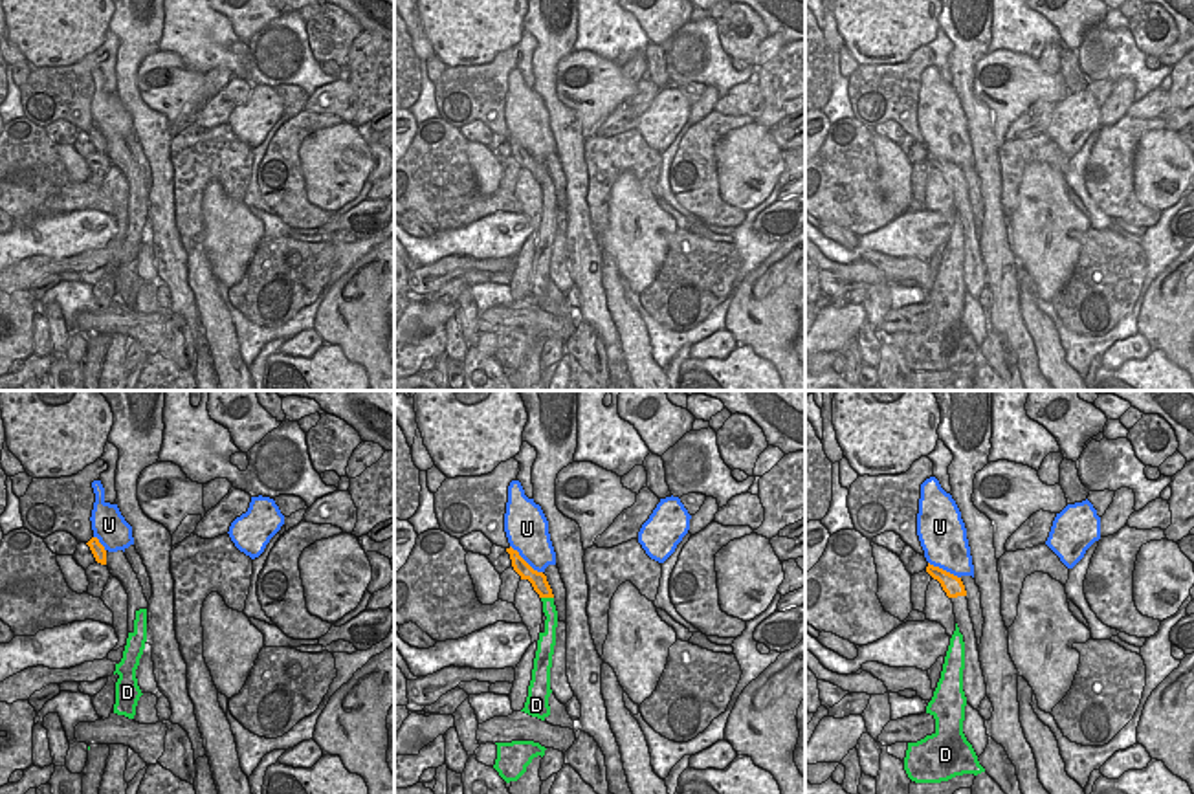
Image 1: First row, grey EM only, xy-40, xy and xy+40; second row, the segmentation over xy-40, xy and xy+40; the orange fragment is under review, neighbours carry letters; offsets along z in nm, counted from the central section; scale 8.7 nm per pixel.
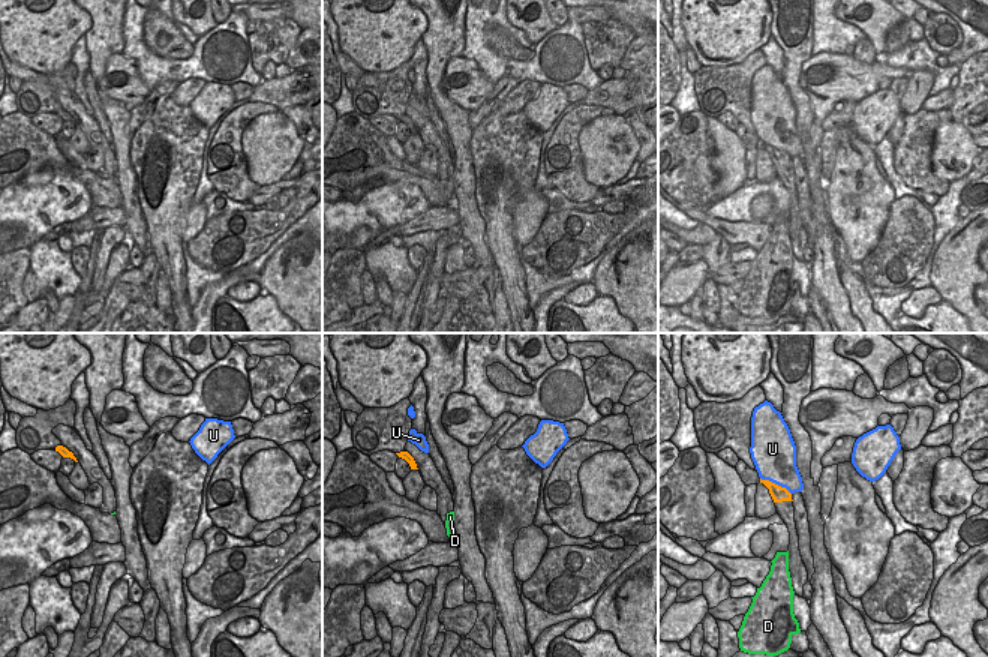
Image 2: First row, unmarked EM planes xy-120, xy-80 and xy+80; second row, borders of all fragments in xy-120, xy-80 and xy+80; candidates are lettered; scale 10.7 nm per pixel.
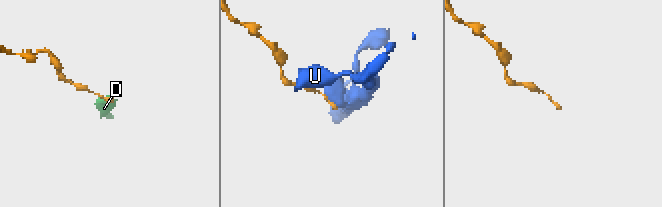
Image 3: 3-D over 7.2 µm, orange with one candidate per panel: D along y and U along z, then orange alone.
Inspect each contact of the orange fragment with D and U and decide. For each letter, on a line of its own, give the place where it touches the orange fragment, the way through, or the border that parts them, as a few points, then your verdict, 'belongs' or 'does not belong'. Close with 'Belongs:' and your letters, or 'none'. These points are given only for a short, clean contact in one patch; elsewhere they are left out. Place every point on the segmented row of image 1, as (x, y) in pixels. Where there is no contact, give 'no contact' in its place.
D: contact xy (547, 596); border xy (541, 596), (552, 598); does not belong
U: contact xy (525, 562); does not belong
Belongs: none

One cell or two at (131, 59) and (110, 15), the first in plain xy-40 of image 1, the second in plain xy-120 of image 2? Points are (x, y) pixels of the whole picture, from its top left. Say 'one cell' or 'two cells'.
one cell

